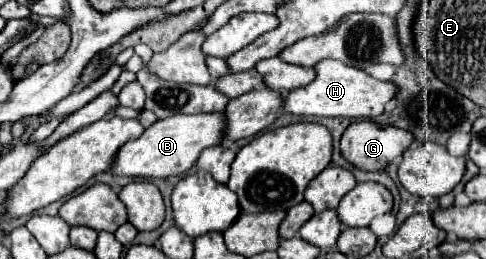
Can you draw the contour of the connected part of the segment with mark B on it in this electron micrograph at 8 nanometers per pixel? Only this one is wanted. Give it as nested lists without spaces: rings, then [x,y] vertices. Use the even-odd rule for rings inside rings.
[[[174,114],[162,120],[156,120],[148,126],[138,140],[124,144],[110,164],[112,174],[116,176],[134,176],[134,178],[168,178],[186,172],[198,160],[200,152],[208,146],[220,144],[222,134],[222,114]]]

